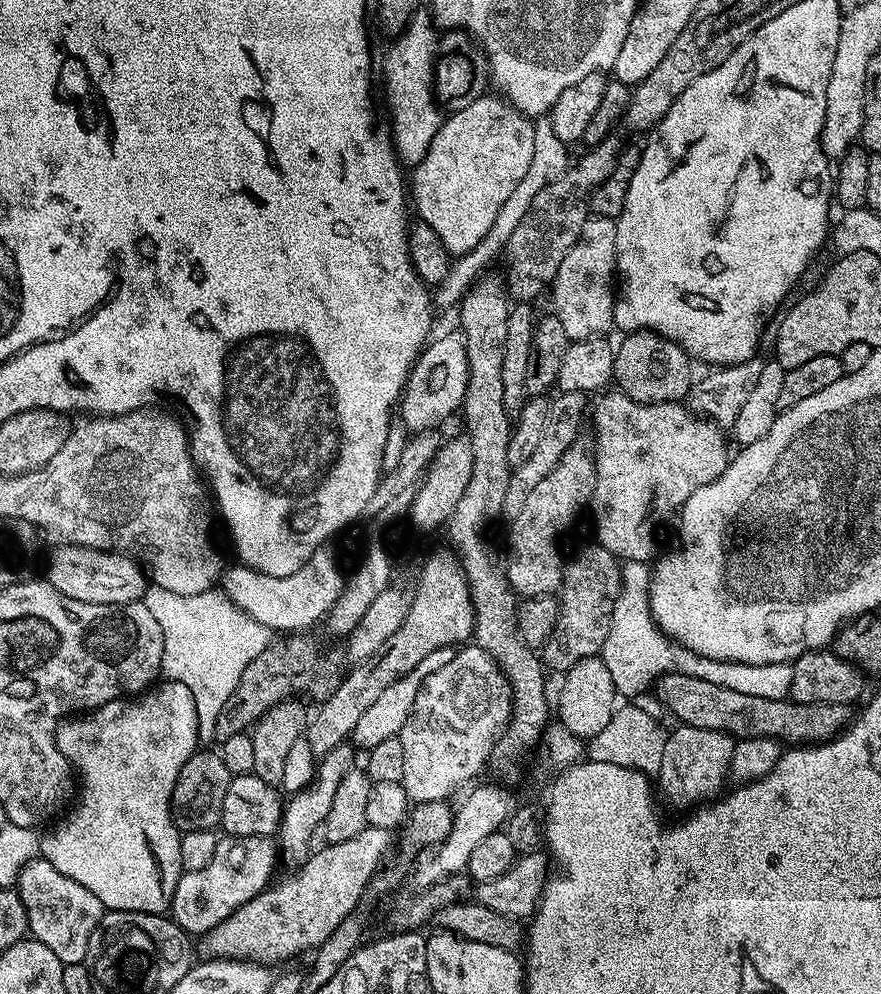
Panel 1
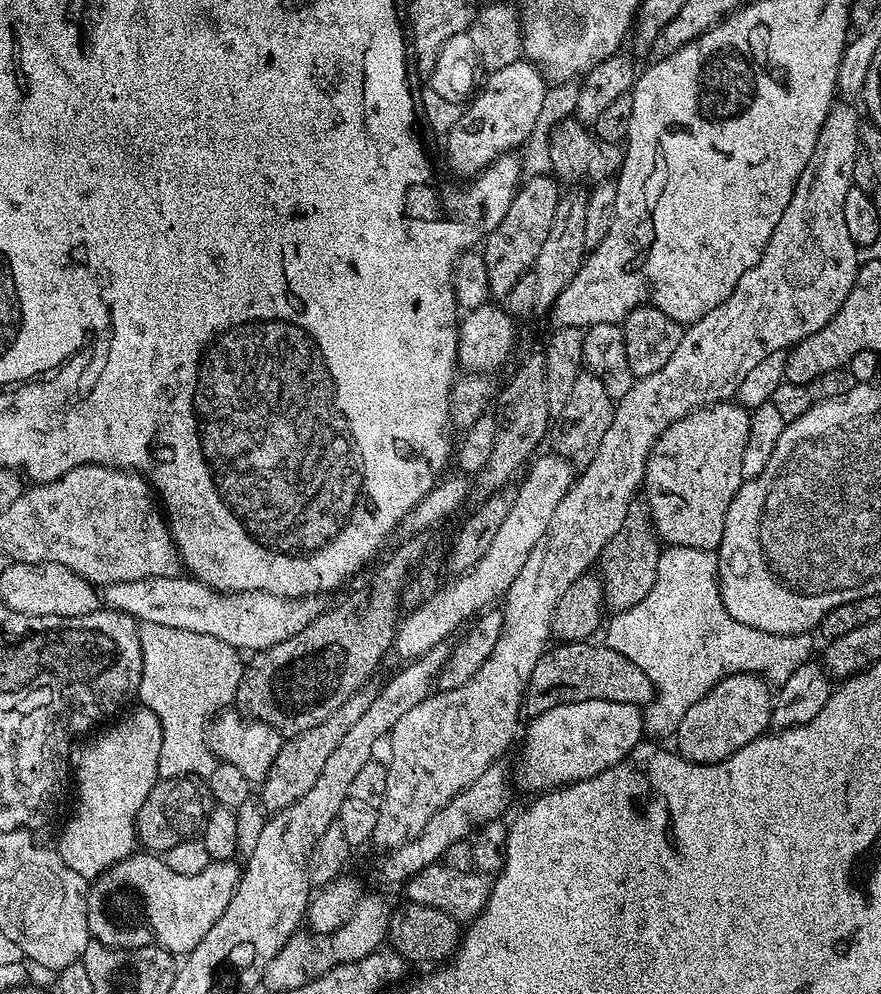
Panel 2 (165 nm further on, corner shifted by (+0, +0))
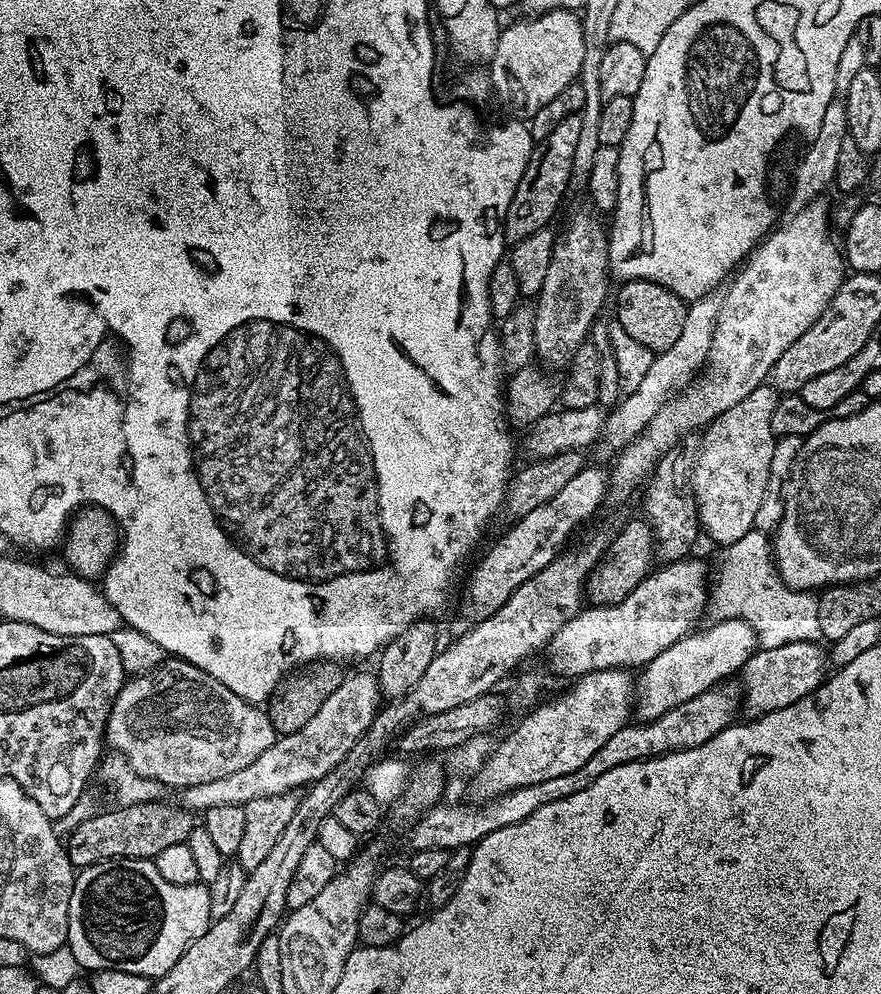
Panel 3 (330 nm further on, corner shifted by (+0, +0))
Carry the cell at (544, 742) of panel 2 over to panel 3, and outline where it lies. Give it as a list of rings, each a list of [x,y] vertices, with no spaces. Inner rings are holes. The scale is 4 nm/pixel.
[[[716,620],[709,628],[702,628],[689,632],[674,646],[666,646],[658,658],[639,669],[634,680],[634,712],[641,721],[658,718],[666,710],[674,710],[674,706],[735,677],[758,647],[754,630],[741,620]]]

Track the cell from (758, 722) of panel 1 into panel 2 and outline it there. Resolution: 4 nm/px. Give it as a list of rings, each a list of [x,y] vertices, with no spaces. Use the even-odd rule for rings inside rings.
[[[560,642],[549,647],[542,658],[538,658],[538,666],[534,666],[534,674],[530,674],[530,682],[524,691],[522,712],[525,717],[537,716],[554,706],[587,700],[622,702],[637,706],[653,703],[654,689],[652,680],[646,676],[646,670],[642,670],[642,666],[634,666],[630,658],[618,654],[618,650],[608,647],[607,643],[596,643]]]

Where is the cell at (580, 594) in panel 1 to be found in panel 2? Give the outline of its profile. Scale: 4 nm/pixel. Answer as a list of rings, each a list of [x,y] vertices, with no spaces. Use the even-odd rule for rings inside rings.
[[[644,510],[628,512],[618,532],[600,551],[598,559],[598,575],[604,583],[604,603],[613,613],[625,612],[628,608],[638,606],[638,602],[650,594],[661,551],[662,541],[652,525],[651,515]]]

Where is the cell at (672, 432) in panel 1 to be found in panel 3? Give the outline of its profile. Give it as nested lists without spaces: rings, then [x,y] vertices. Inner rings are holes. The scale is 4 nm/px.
[[[761,386],[750,390],[750,394],[746,394],[746,398],[742,398],[742,402],[738,402],[738,406],[730,406],[730,410],[726,410],[718,418],[714,418],[712,423],[703,429],[704,442],[702,438],[702,447],[699,449],[695,459],[695,468],[692,471],[692,492],[696,495],[696,511],[700,514],[700,527],[703,535],[709,536],[714,543],[719,546],[727,546],[738,542],[738,538],[742,538],[742,534],[753,531],[756,523],[754,522],[754,514],[758,514],[758,506],[762,506],[762,498],[768,493],[768,475],[770,474],[770,458],[774,458],[774,446],[778,437],[770,430],[770,418],[774,415],[774,408],[778,399],[778,393],[771,386]]]

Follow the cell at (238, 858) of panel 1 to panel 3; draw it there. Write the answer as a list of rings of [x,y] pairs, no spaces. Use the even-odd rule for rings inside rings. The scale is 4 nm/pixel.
[[[155,859],[103,860],[83,869],[77,875],[74,882],[74,890],[70,894],[70,922],[68,923],[67,946],[73,952],[74,958],[77,959],[81,969],[86,970],[88,968],[87,970],[91,970],[92,972],[126,970],[126,974],[142,974],[149,978],[159,978],[168,973],[170,966],[174,966],[174,962],[178,962],[178,958],[182,958],[182,954],[192,943],[198,938],[202,938],[202,934],[206,934],[206,930],[210,927],[212,921],[212,915],[210,914],[210,894],[203,883],[197,882],[190,886],[178,886],[174,882],[166,882],[166,878],[162,878],[162,874],[158,874],[158,866]]]

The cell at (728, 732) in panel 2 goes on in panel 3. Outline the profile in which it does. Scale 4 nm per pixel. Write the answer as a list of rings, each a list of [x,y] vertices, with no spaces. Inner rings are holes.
[[[803,640],[802,642],[790,642],[786,646],[774,646],[773,648],[757,647],[752,653],[744,667],[738,673],[738,681],[744,687],[744,696],[742,692],[742,708],[749,713],[749,717],[764,716],[767,712],[774,710],[782,710],[786,706],[790,706],[794,702],[798,702],[798,698],[806,698],[806,694],[816,691],[819,684],[823,684],[826,679],[826,671],[824,672],[824,660],[826,664],[826,652],[820,649],[819,643]]]

